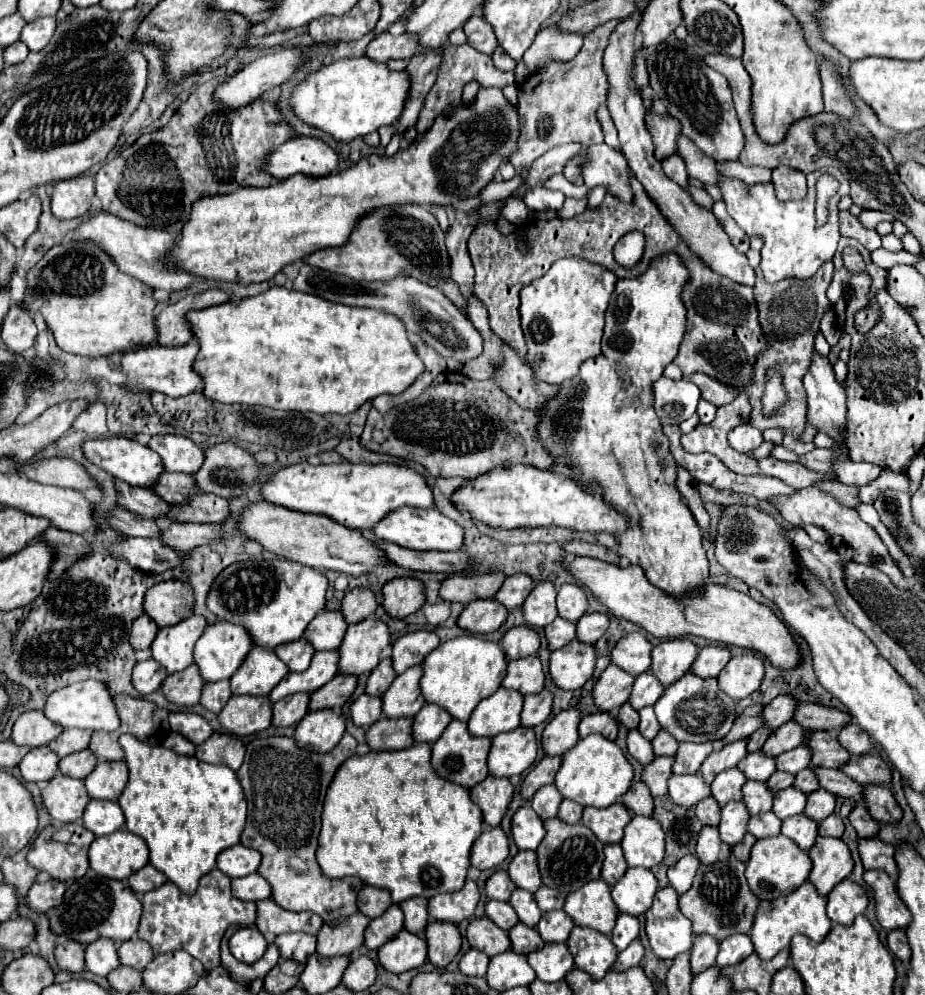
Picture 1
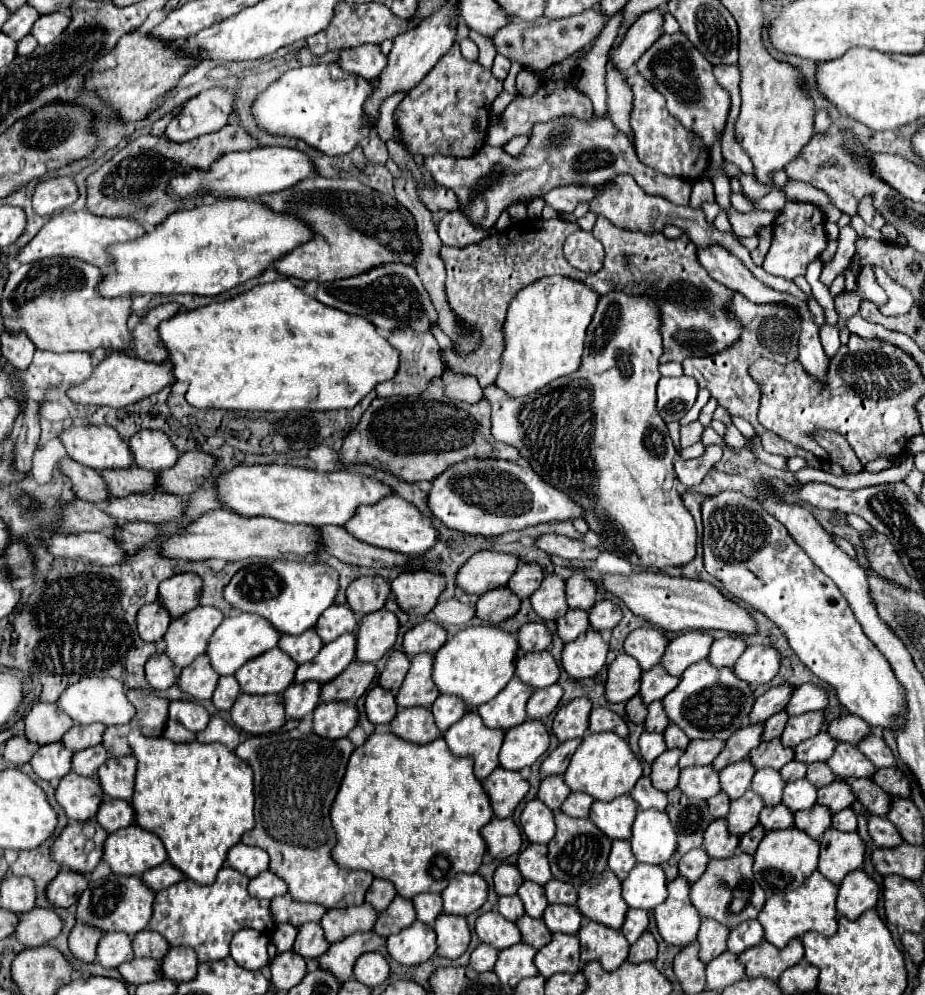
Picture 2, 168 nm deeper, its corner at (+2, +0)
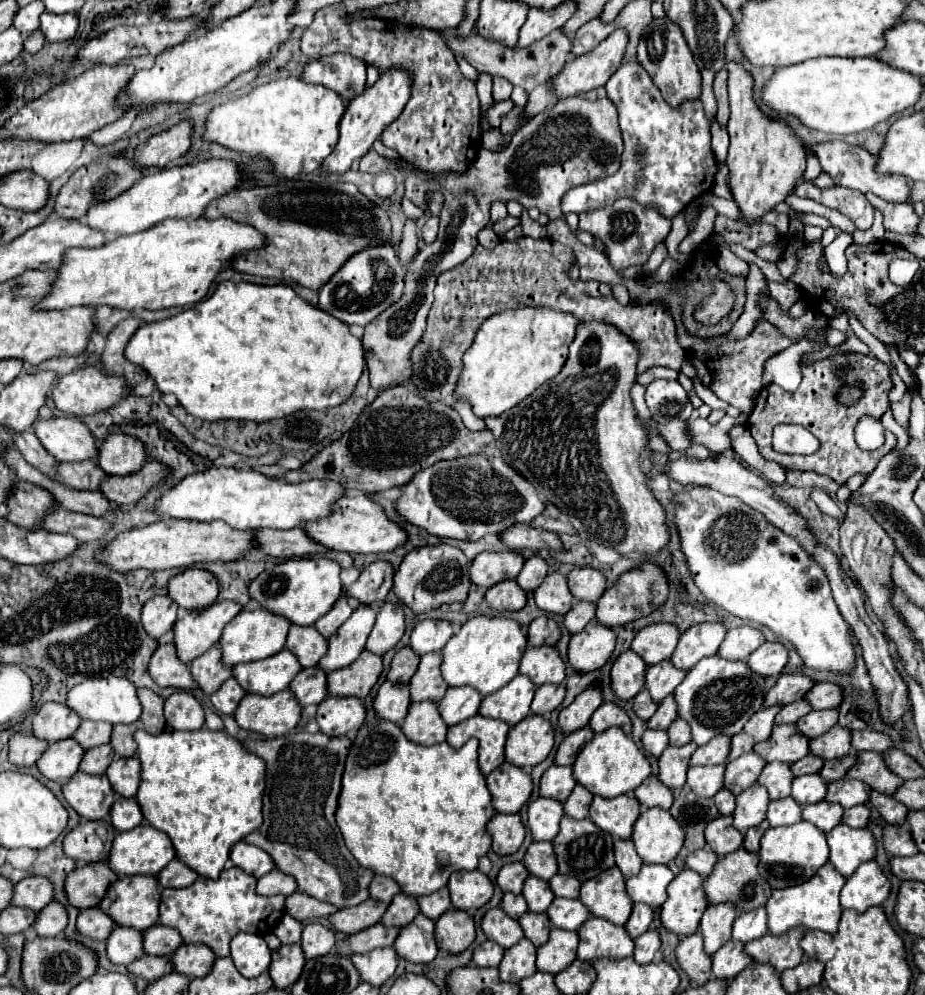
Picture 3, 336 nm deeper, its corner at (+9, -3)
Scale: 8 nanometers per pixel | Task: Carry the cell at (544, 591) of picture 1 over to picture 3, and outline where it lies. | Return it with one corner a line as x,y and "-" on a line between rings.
548,573
542,585
534,591
534,601
538,609
552,613
552,615
564,615
570,611
574,597
568,591
566,577
560,573

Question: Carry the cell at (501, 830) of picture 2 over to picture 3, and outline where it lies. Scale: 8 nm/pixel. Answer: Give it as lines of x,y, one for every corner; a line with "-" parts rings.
496,813
488,825
486,831
492,837
492,851
496,855
512,855
520,849
524,841
524,825
520,823
520,815
500,815

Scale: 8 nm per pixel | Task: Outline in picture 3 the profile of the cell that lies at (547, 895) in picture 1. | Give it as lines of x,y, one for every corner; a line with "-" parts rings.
554,875
550,881
550,889
554,897
568,897
568,899
578,899
580,893
580,881
576,877
562,877

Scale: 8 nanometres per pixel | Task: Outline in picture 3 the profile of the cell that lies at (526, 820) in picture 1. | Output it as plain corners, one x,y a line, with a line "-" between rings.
538,797
528,805
528,829
534,841
552,841
542,837
554,837
558,833
558,823
562,819
562,803
554,799

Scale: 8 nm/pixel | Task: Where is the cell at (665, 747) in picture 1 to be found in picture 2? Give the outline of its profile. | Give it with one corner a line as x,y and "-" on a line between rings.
669,724
669,728
665,730
665,742
667,742
669,748
687,748
687,744
691,740
687,738
687,734
679,726

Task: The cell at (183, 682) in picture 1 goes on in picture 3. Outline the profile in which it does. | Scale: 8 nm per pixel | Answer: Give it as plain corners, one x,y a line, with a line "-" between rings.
212,647
202,657
194,659
190,663
190,673
204,695
212,695
214,691
218,691
220,685
232,675
232,671
222,665
218,647

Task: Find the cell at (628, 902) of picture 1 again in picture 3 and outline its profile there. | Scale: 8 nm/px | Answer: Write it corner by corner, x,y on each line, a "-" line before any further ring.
642,865
640,873
626,879
626,893
634,903
660,907
666,901
666,887
674,873
666,865

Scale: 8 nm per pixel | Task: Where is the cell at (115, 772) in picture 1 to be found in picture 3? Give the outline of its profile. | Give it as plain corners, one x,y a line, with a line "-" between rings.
116,757
106,769
106,777
114,793
118,793
120,797
134,797
138,789
138,781
140,781
138,773
140,773
138,757
130,757
130,759

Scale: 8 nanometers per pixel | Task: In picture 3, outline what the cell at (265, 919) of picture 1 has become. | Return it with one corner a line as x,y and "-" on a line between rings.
292,893
290,897
286,897
286,913
290,913
290,917
298,919
298,921
306,921
306,919
314,919
314,917
326,917
330,913
334,913
334,905
326,905
322,901
314,901
312,897
306,897
304,893

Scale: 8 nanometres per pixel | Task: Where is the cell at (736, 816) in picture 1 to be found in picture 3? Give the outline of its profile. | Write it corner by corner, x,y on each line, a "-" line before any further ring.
758,783
748,787
736,797
736,809
732,813
734,827
742,833
746,833
750,827
756,827
766,817
766,805
768,805
768,793

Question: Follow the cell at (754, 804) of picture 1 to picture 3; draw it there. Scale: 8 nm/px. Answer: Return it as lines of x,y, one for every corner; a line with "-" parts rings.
768,763
760,777
758,777
758,783
762,787
766,787
768,795
770,795
770,801
776,801
776,799
784,799
790,795
790,783
792,783
792,773
790,773
790,765
786,763

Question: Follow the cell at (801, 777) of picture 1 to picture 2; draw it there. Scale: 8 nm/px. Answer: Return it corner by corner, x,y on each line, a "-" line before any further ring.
813,762
807,768
807,780
813,782
817,788
821,788
821,786
831,784
835,780
835,774
833,770
829,770
827,762

